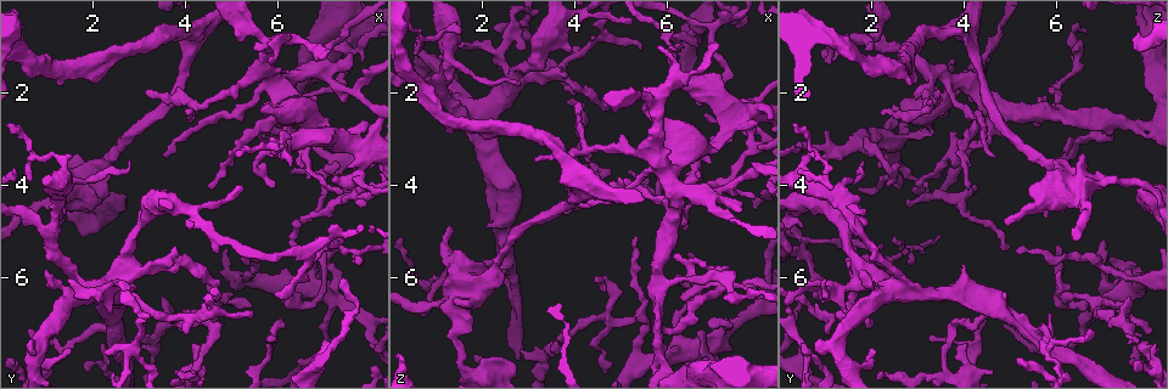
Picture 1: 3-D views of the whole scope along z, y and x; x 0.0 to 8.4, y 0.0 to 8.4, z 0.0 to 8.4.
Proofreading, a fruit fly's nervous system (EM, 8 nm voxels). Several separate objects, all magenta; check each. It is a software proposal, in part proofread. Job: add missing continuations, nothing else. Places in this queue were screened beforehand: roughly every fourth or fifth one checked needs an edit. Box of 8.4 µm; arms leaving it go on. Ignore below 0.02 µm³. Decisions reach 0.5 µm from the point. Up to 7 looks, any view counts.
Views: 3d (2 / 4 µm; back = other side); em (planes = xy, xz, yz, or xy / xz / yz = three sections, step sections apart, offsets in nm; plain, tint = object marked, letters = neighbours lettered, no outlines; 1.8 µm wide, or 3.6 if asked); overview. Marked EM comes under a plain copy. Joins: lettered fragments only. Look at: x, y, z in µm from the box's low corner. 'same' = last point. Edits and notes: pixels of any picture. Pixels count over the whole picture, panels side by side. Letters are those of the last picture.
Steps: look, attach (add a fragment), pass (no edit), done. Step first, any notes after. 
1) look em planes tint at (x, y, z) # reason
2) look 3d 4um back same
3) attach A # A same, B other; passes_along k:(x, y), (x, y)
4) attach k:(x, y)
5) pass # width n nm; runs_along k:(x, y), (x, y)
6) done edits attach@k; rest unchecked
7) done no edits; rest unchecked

look em planes letters at (0.60, 7.15, 6.80) # tapers out

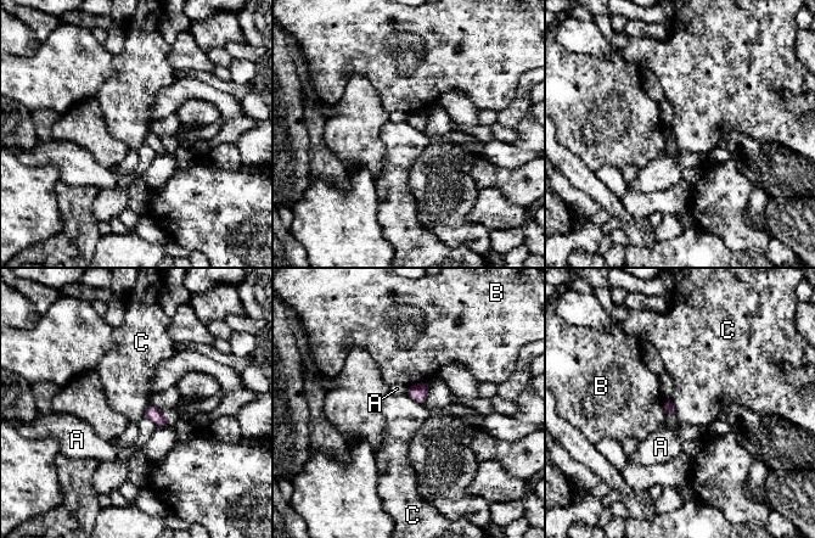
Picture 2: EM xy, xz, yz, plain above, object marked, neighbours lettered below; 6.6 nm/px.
pass # A other, B other, C other; border 2:(408, 393), (423, 405); no lettered fragment goes on from it

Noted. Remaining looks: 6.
look 3d 2um at (4.50, 5.85, 6.15)

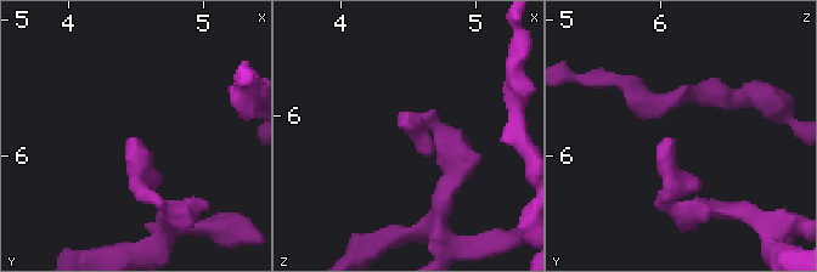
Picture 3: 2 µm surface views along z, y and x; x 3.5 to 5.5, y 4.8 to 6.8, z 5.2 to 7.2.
look em yz step 4 tint at (4.48, 5.88, 6.14)

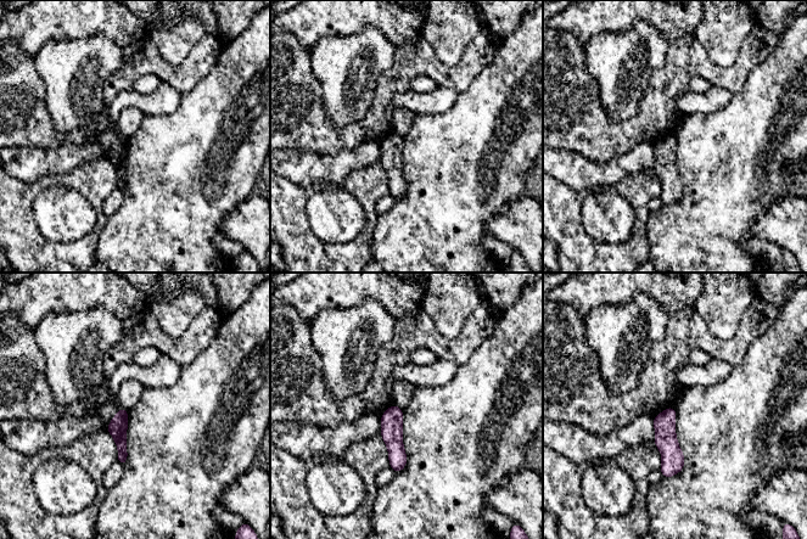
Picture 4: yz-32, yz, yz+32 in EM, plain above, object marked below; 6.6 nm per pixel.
look em planes letters same

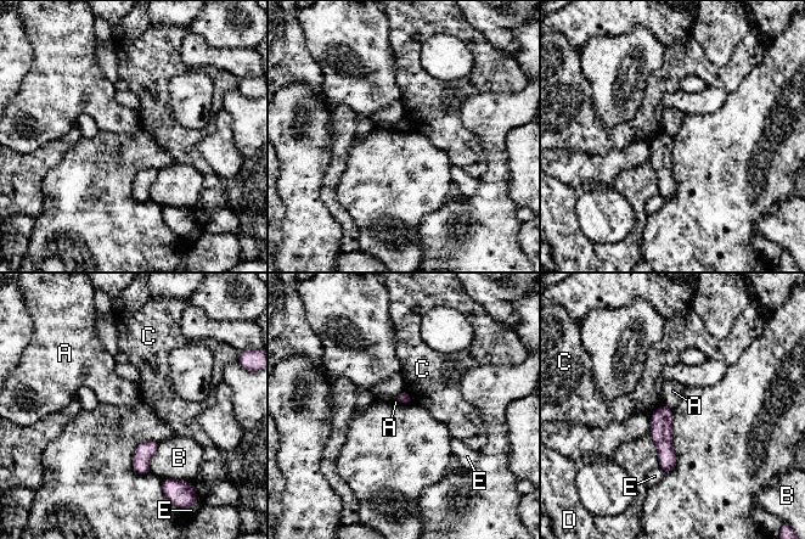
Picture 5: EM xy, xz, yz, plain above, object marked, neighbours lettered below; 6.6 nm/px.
pass # A other, B other, C other, D other, E other; border 5:(663, 404), (671, 409); none of them fits

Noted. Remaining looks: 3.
look 3d 4um at (4.15, 7.45, 4.05)

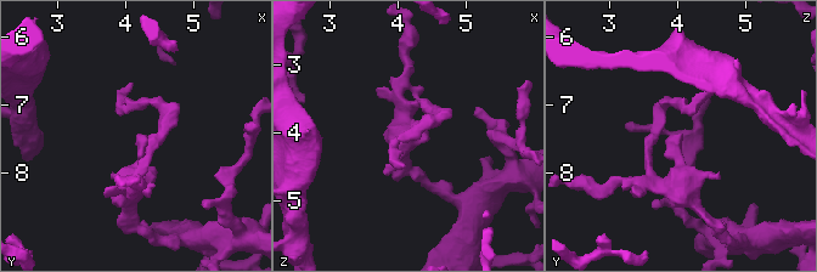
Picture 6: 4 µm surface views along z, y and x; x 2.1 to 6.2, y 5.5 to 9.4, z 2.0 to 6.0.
look em 3.6um planes letters at (4.10, 7.45, 4.05) # shape alone is not enough

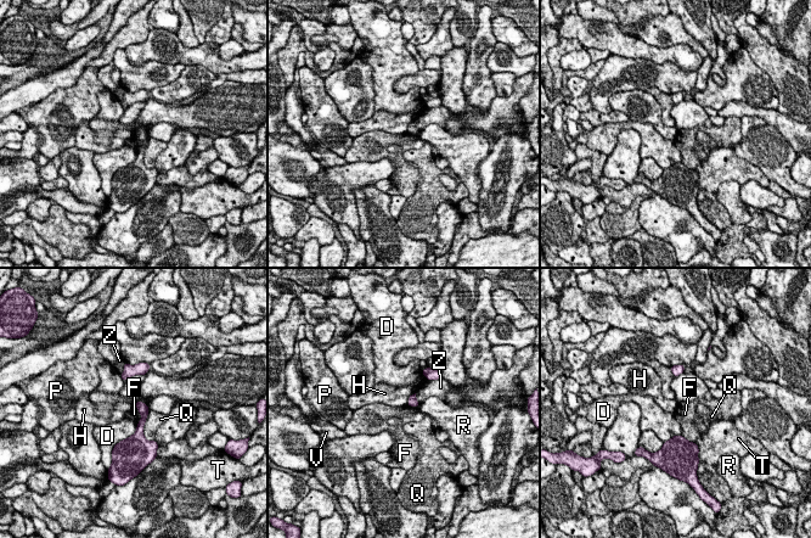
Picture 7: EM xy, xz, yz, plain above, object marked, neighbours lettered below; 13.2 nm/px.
pass # width 130 nm; D other, F other, H other, P other, Q other, R other, T other, V other, Z other; runs_along 7:(140, 404), (140, 431), (129, 440); none of them fits

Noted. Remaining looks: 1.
done no edits; rest unchecked

